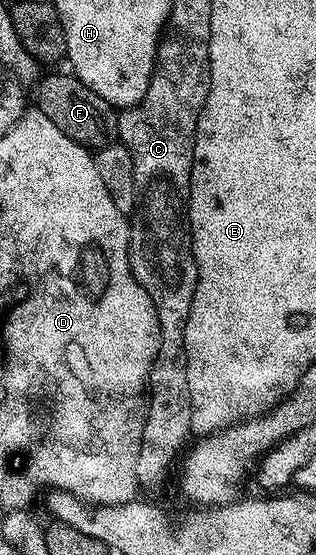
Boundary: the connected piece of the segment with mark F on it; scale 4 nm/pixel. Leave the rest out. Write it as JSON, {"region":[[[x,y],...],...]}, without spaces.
{"region":[[[60,70],[49,71],[52,72],[49,76],[41,75],[34,88],[34,104],[43,119],[54,122],[54,126],[62,130],[66,138],[74,138],[74,142],[86,149],[99,150],[113,143],[118,136],[117,109],[108,104],[106,98],[98,98],[98,94],[87,88],[76,75],[56,71]]]}

